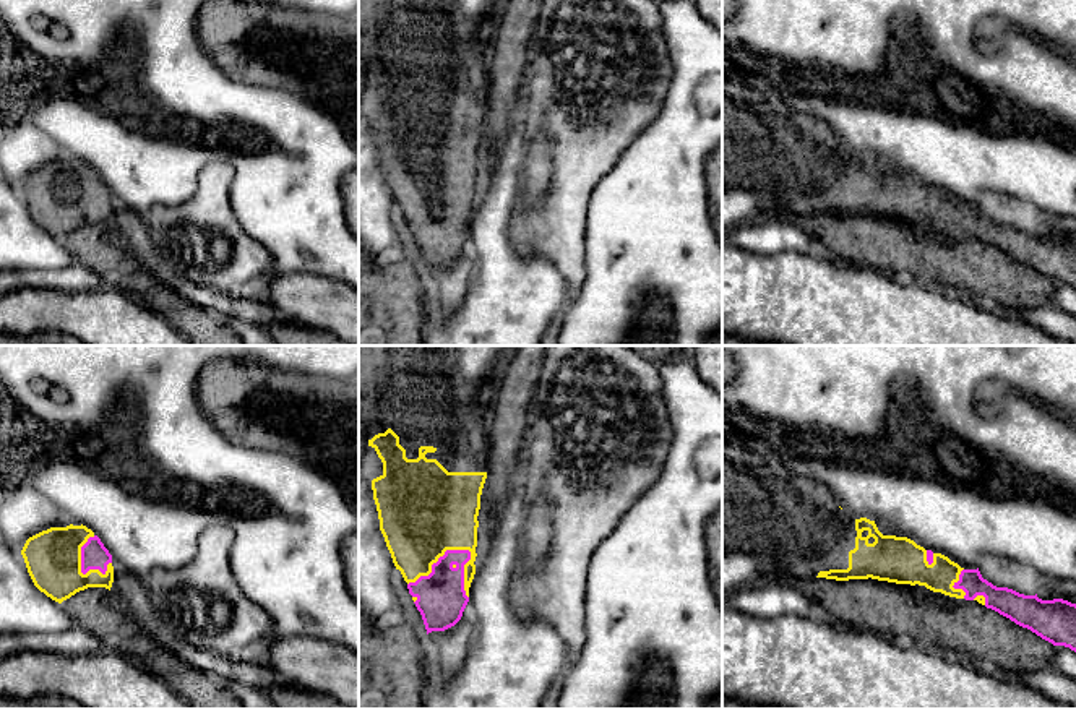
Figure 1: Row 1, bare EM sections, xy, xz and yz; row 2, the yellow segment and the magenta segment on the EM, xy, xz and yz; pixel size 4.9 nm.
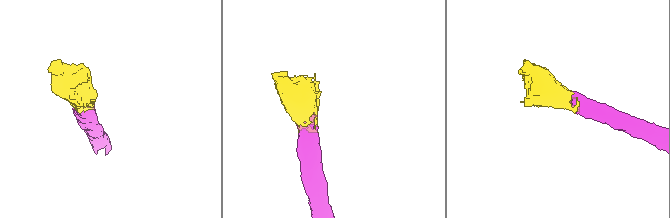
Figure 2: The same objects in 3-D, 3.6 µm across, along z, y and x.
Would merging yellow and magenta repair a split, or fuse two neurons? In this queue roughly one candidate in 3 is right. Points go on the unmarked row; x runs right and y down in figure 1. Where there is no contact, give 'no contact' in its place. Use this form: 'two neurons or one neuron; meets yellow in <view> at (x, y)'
one neuron; meets yellow in xz at (437, 197)

